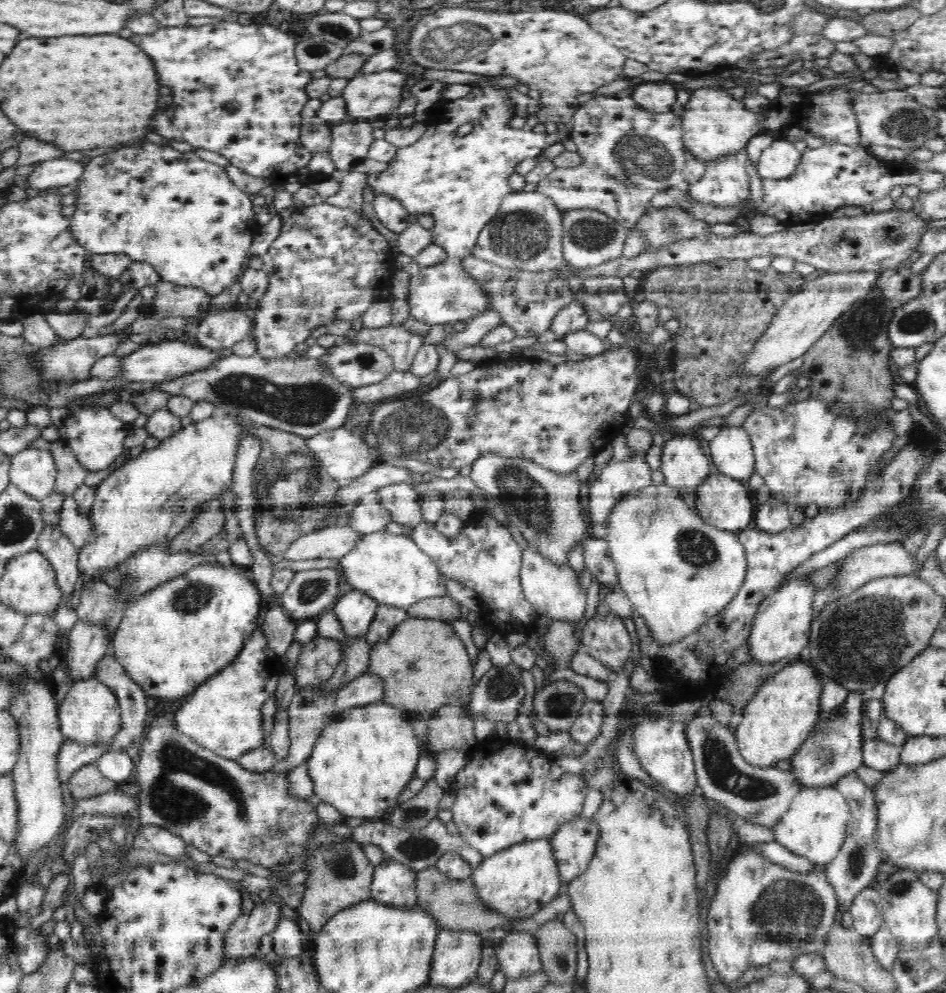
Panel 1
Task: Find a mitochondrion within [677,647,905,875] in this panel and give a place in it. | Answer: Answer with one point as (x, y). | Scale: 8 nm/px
(721, 773)

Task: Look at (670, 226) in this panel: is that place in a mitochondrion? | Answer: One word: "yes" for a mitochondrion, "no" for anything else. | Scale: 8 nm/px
yes

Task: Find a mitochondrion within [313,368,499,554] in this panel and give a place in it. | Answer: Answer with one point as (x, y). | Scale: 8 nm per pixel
(419, 427)

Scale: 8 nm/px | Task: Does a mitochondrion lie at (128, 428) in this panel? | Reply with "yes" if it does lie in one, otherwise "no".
no

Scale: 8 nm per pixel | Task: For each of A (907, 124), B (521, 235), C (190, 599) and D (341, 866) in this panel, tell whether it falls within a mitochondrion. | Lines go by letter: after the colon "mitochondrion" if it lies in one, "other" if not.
A: mitochondrion
B: mitochondrion
C: mitochondrion
D: mitochondrion

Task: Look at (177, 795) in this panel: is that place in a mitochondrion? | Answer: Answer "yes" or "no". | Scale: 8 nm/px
yes

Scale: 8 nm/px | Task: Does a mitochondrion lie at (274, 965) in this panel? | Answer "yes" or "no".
no

